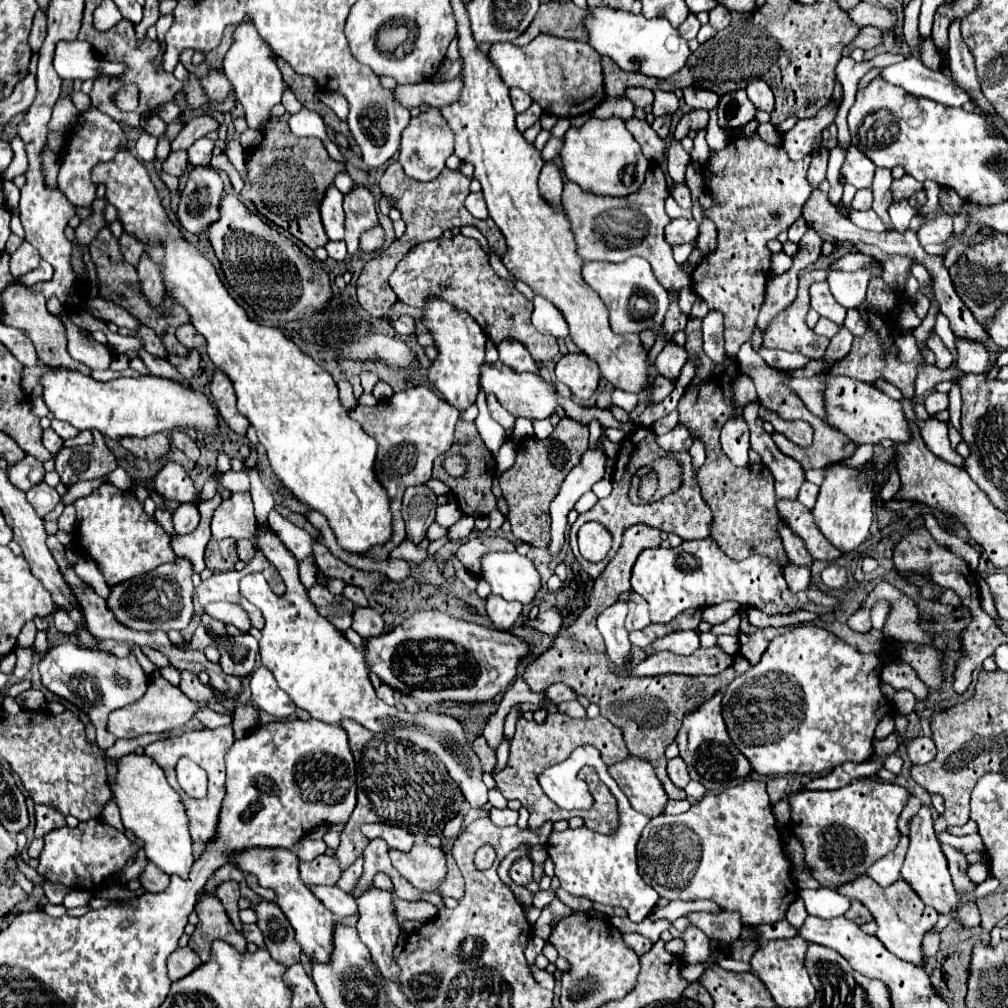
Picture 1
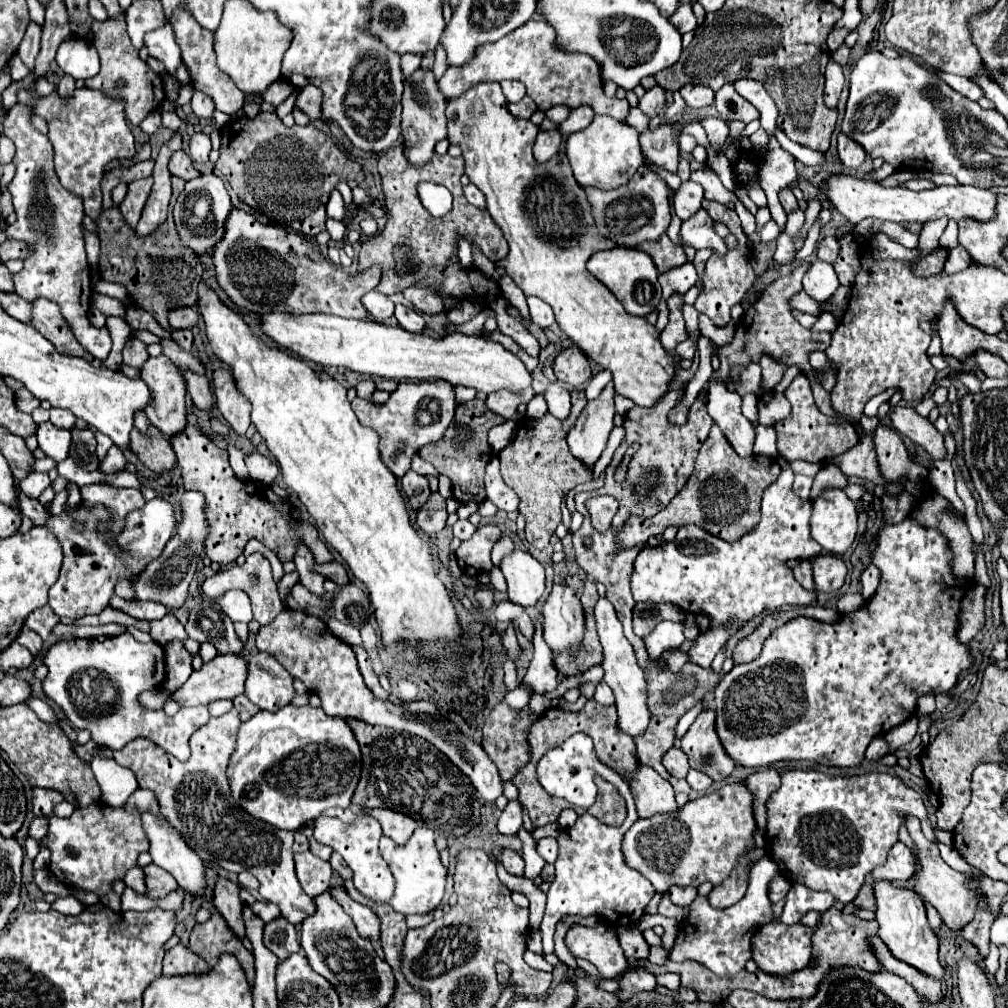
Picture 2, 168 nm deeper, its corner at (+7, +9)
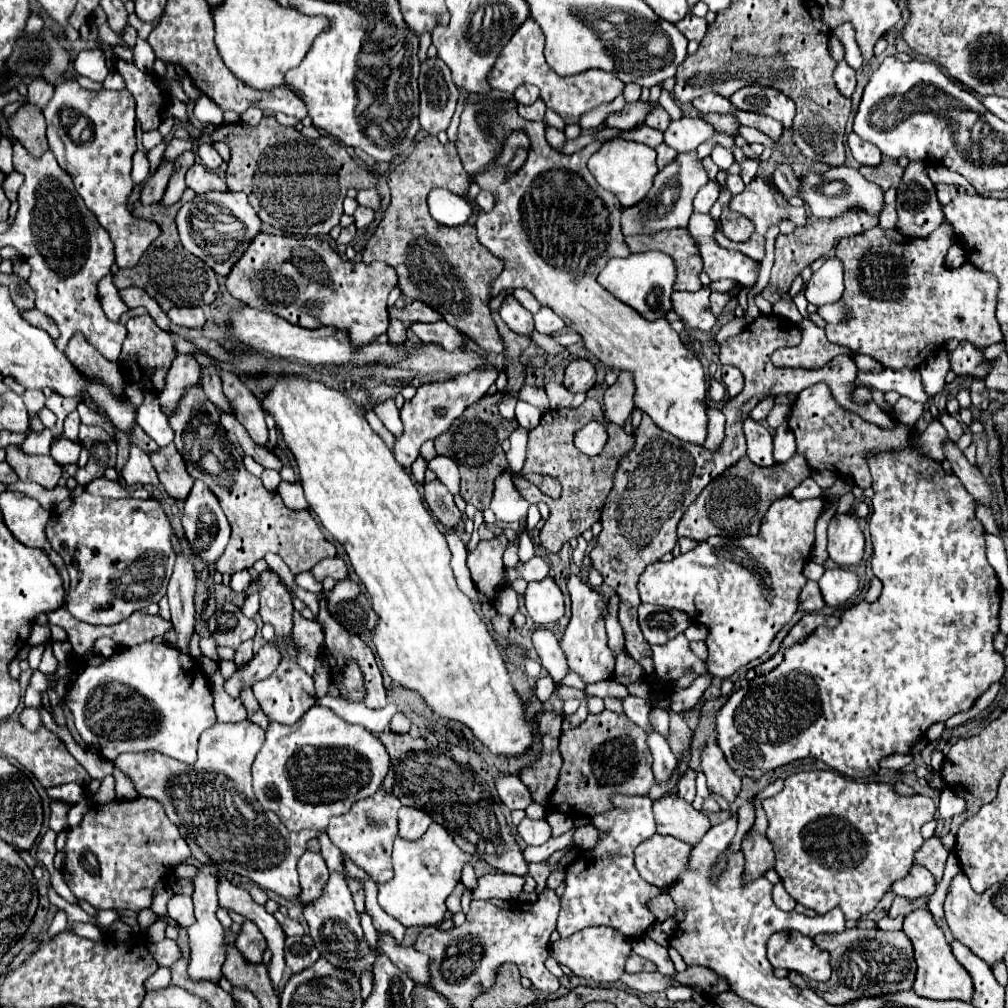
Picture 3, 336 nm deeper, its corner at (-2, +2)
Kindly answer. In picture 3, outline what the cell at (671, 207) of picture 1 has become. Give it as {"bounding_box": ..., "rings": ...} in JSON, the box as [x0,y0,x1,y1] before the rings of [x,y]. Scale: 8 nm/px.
{"bounding_box":[655,144,677,168],"rings":[[[659,144],[655,150],[657,150],[657,166],[659,168],[663,168],[663,164],[669,164],[677,156],[677,152],[673,148],[669,148],[667,144]]]}

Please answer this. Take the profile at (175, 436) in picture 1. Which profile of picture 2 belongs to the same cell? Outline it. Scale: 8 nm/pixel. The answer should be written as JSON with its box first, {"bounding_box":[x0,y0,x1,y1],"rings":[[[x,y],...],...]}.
{"bounding_box":[142,355,188,439],"rings":[[[164,355],[150,357],[142,365],[142,381],[152,391],[152,403],[146,407],[146,417],[150,419],[150,423],[154,427],[158,427],[168,439],[182,433],[182,429],[186,429],[186,425],[188,425],[188,411],[186,411],[186,405],[184,405],[186,383],[184,383],[180,369]]]}

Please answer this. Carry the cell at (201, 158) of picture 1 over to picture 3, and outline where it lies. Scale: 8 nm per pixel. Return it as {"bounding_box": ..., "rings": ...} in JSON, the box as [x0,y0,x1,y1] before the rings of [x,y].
{"bounding_box":[197,144,223,170],"rings":[[[201,144],[199,150],[197,150],[197,154],[199,154],[201,162],[203,162],[209,170],[217,170],[217,168],[221,166],[221,162],[223,162],[223,158],[219,156],[219,152],[217,152],[215,146],[211,146],[211,144]]]}

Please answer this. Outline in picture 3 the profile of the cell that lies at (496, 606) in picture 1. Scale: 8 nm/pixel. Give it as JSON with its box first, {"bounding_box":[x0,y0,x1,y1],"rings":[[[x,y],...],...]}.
{"bounding_box":[533,628,569,686],"rings":[[[539,628],[533,632],[533,646],[541,658],[541,664],[549,670],[555,686],[561,686],[569,668],[567,668],[567,658],[559,648],[559,640],[547,628]]]}

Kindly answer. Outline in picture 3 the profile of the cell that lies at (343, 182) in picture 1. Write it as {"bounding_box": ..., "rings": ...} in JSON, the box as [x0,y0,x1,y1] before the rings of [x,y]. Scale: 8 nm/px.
{"bounding_box":[353,206,375,230],"rings":[[[359,206],[353,216],[355,216],[357,230],[365,230],[375,222],[375,212],[371,208],[367,208],[367,206]]]}

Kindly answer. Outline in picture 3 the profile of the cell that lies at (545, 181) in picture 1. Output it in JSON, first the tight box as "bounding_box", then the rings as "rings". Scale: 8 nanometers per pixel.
{"bounding_box":[545,126,565,150],"rings":[[[547,126],[545,138],[547,138],[547,142],[549,142],[555,150],[559,150],[559,148],[565,144],[565,134],[563,134],[561,130],[557,130],[557,128],[551,128],[551,126]]]}

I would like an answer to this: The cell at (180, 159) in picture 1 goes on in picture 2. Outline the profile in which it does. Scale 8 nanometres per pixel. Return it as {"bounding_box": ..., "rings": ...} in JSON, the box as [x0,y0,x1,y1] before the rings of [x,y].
{"bounding_box":[168,151,200,181],"rings":[[[176,151],[176,153],[170,157],[170,165],[168,165],[168,169],[170,169],[172,175],[182,177],[184,181],[190,181],[190,179],[194,179],[194,177],[200,175],[198,171],[194,171],[192,161],[190,161],[190,157],[188,157],[184,151]]]}

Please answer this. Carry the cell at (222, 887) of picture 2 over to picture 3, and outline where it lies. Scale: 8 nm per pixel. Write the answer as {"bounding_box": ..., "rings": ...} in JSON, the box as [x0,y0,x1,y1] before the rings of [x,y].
{"bounding_box":[235,920,267,964],"rings":[[[247,920],[247,922],[243,924],[241,934],[237,936],[235,946],[237,946],[237,950],[241,952],[241,956],[243,956],[249,964],[261,964],[263,952],[267,950],[267,940],[265,940],[265,936],[259,932],[259,928]]]}

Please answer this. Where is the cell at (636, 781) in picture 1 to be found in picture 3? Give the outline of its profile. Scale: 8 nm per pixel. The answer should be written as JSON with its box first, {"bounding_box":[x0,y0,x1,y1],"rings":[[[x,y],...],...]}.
{"bounding_box":[653,796,711,844],"rings":[[[665,796],[653,802],[653,814],[657,820],[657,832],[673,836],[685,844],[699,844],[699,840],[711,828],[711,820],[705,812],[695,810],[679,796]]]}

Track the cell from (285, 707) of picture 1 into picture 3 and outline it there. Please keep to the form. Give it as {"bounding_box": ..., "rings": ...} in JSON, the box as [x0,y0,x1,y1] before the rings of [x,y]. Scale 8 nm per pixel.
{"bounding_box":[253,658,317,726],"rings":[[[283,658],[279,668],[265,680],[259,680],[253,684],[253,694],[261,706],[261,710],[265,712],[265,716],[271,722],[279,722],[285,726],[293,726],[295,722],[301,720],[301,716],[315,706],[317,698],[315,698],[315,688],[313,688],[313,678],[307,676],[307,672],[303,672],[303,668],[299,668],[299,664],[291,658]]]}

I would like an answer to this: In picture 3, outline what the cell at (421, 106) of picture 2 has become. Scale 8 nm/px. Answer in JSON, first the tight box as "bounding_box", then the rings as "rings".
{"bounding_box":[419,56,459,134],"rings":[[[439,56],[427,58],[421,64],[419,92],[421,92],[421,114],[419,114],[421,128],[429,134],[447,130],[457,106],[459,90],[451,80],[451,70]]]}

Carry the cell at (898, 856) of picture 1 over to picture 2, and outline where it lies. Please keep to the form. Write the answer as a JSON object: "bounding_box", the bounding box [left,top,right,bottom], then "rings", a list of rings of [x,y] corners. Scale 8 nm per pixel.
{"bounding_box":[872,843,914,881],"rings":[[[894,843],[890,849],[890,857],[886,859],[886,865],[880,865],[872,871],[872,879],[886,879],[886,881],[906,881],[914,873],[914,857],[912,851],[902,843]]]}

